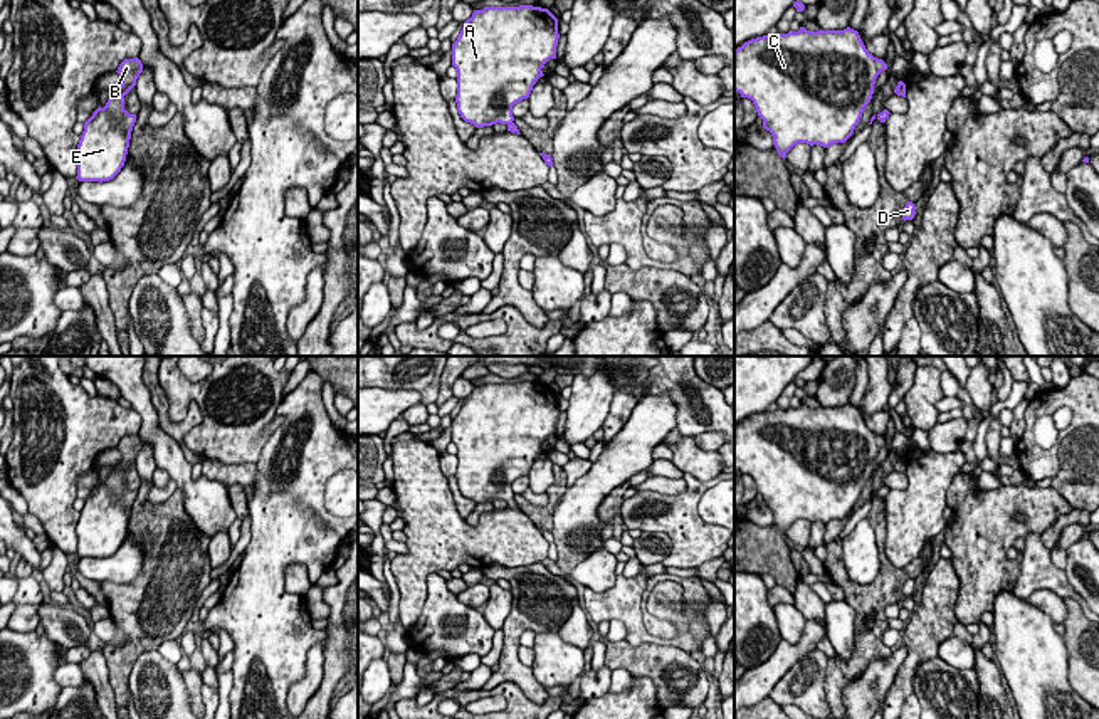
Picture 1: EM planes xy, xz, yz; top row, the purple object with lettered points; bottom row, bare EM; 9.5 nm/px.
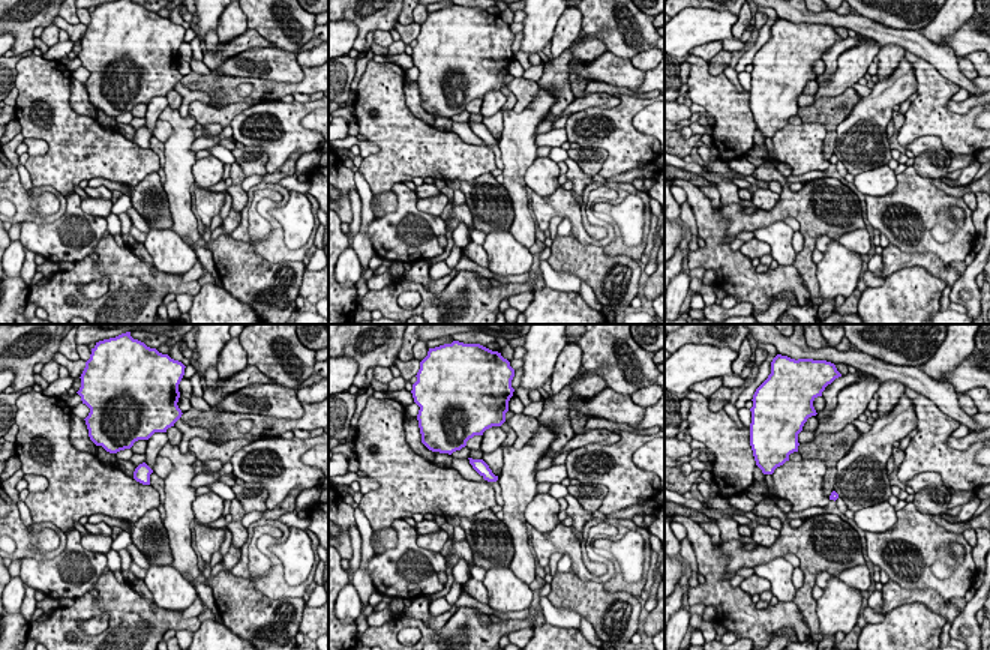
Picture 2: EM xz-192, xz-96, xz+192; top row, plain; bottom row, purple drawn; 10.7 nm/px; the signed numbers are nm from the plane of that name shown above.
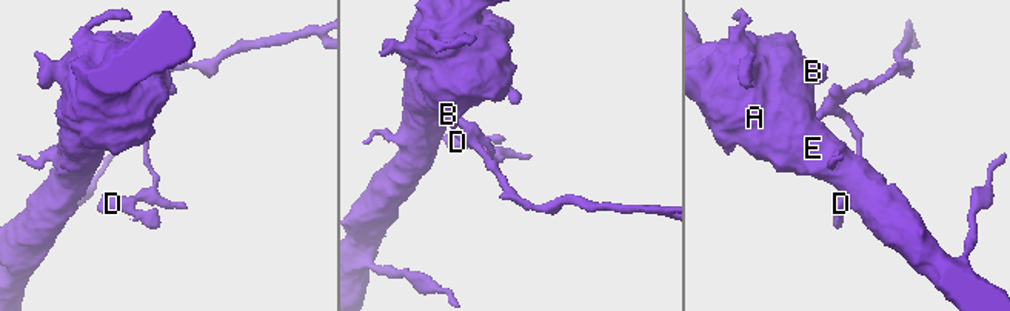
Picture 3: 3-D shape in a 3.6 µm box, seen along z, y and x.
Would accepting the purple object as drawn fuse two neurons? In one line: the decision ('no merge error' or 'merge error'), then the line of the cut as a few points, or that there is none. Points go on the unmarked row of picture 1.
no merge error; no cut

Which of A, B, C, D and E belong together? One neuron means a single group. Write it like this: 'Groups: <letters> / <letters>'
Groups: A B C D E

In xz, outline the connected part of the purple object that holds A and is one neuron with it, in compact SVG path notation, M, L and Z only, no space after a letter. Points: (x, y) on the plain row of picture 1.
M519 381L474 386L452 420L460 494L476 504L501 499L507 507L521 511L513 499L513 482L529 474L536 457L544 452L544 440L556 435L558 415L558 395L548 385Z

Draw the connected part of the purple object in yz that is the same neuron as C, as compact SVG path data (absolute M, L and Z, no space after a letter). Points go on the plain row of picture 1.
M817 407L763 412L734 427L734 467L753 477L763 504L771 509L778 531L798 519L828 524L845 519L874 470L877 452L887 445L874 433L857 407Z

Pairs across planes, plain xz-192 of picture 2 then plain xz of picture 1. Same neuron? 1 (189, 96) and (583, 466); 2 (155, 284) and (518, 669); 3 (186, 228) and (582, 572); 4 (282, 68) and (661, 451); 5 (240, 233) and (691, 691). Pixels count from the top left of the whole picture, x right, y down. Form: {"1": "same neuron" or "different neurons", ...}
{"1": "same neuron", "2": "different neurons", "3": "different neurons", "4": "different neurons", "5": "different neurons"}

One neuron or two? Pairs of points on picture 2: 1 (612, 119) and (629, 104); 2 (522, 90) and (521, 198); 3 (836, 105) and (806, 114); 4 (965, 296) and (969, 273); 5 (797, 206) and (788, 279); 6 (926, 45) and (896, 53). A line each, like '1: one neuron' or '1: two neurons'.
1: one neuron
2: two neurons
3: one neuron
4: one neuron
5: two neurons
6: two neurons

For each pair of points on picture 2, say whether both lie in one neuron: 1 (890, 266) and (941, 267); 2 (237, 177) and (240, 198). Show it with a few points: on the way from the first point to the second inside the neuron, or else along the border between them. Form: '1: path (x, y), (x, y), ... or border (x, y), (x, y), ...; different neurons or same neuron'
1: path (902, 260), (929, 261); same neuron
2: path (237, 182), (237, 194); same neuron

